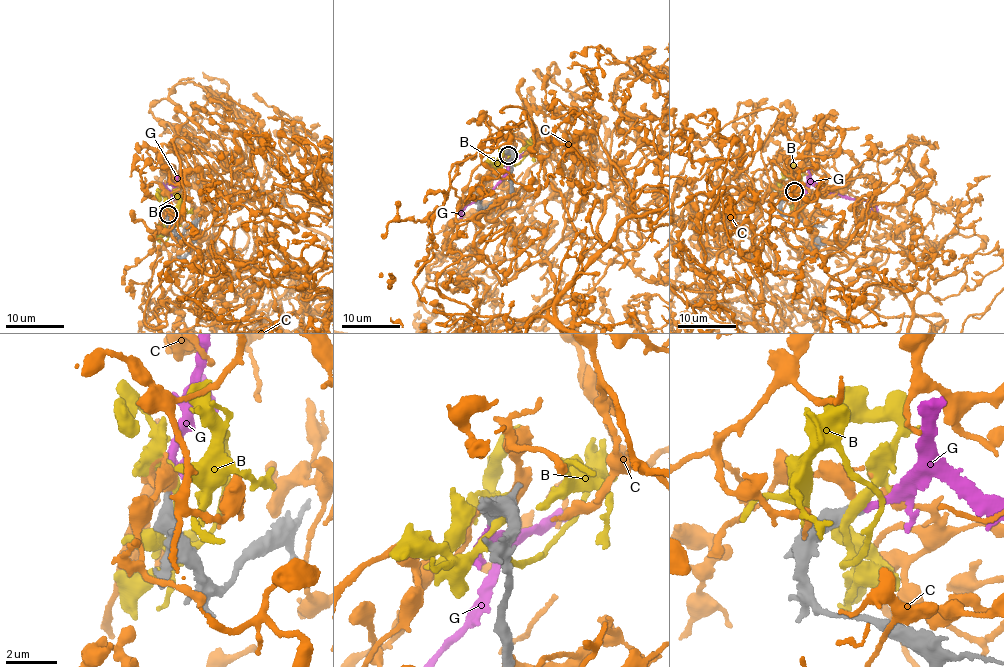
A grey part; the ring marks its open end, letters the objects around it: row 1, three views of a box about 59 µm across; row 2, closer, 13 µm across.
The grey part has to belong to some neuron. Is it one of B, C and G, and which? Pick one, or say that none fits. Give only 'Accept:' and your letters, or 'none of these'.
Accept: G

